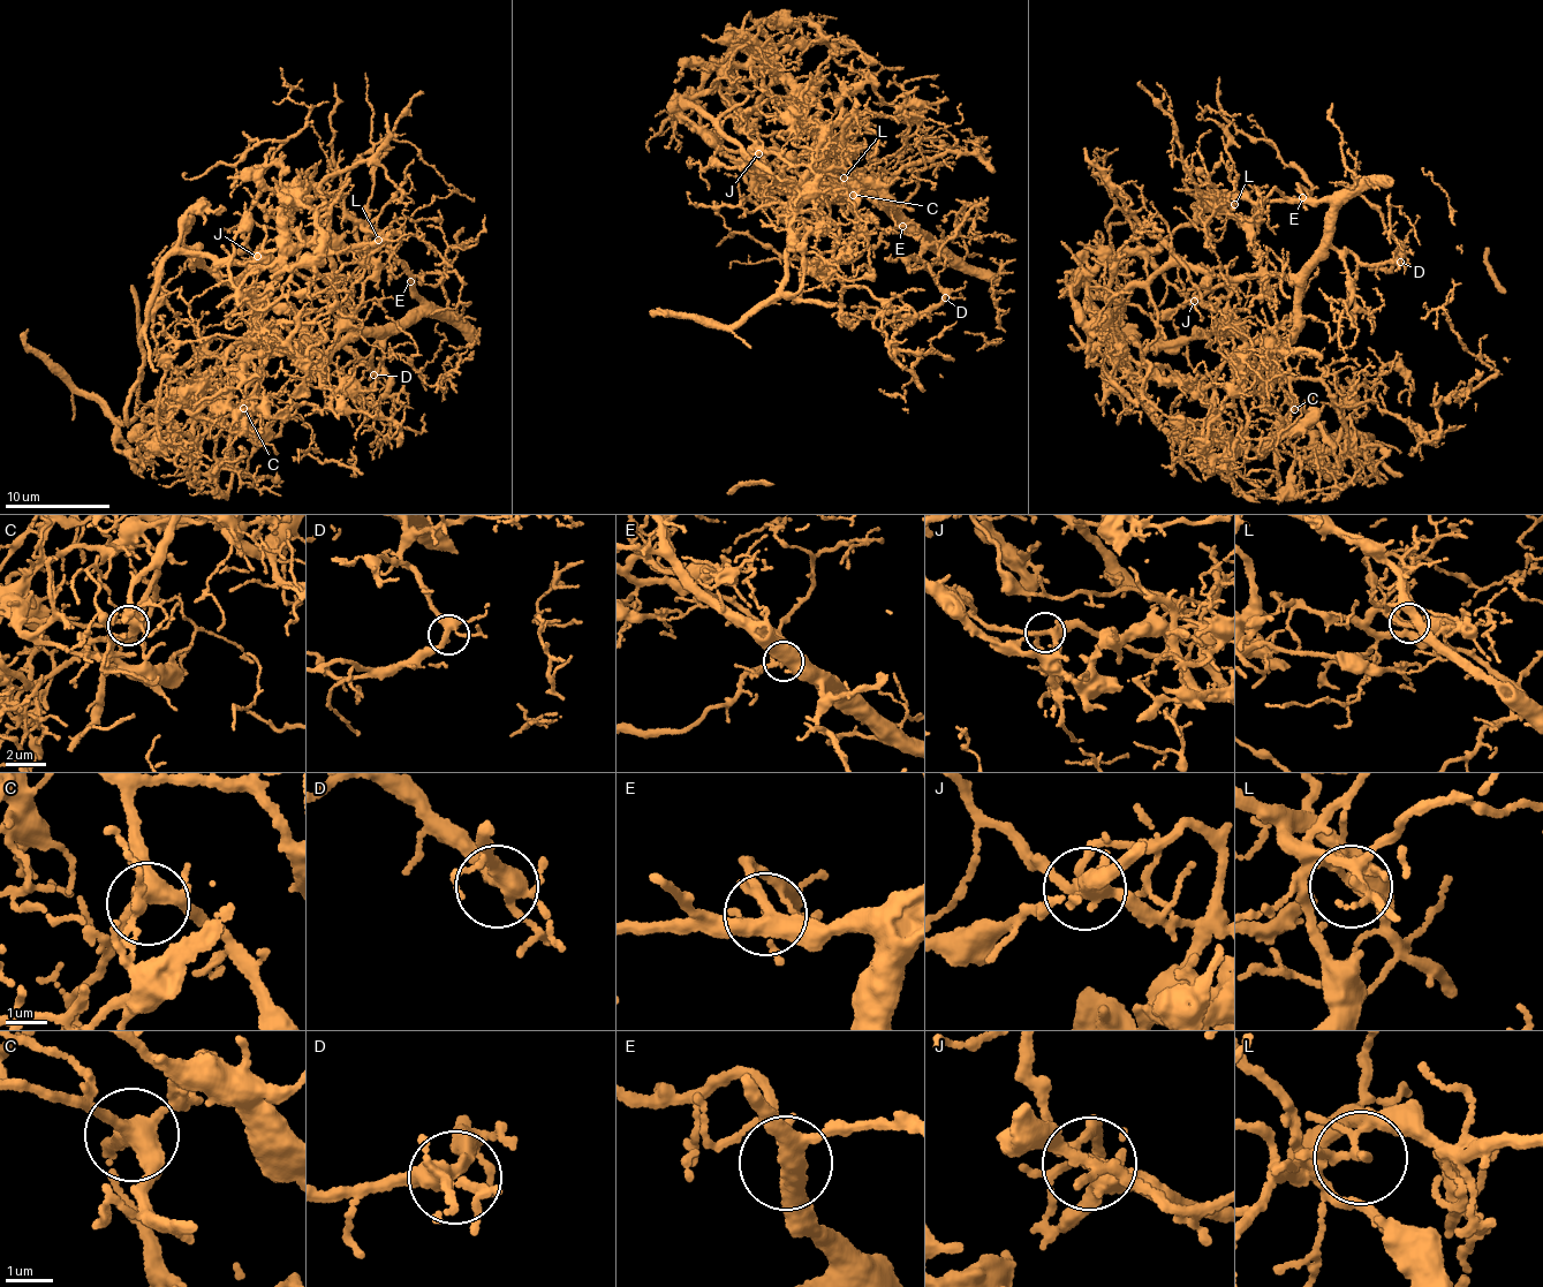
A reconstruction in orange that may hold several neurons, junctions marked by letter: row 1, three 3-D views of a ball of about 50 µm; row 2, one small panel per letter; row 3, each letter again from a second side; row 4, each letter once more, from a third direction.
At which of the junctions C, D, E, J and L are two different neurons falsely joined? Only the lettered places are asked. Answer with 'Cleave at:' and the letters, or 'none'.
Cleave at: J, L

